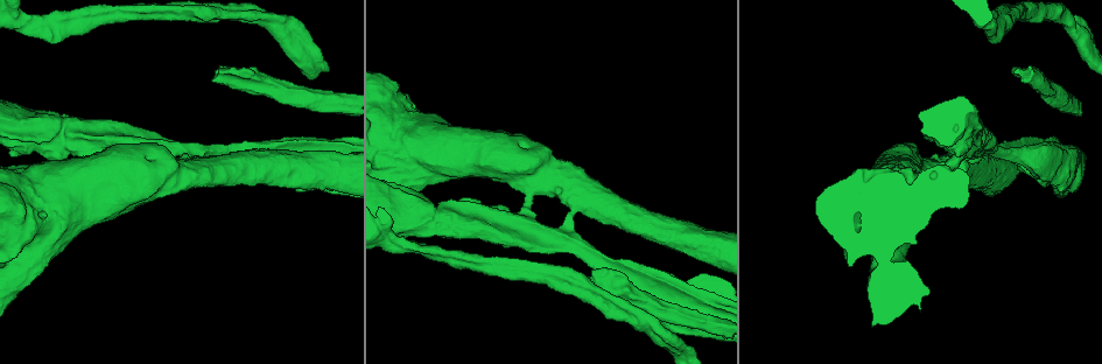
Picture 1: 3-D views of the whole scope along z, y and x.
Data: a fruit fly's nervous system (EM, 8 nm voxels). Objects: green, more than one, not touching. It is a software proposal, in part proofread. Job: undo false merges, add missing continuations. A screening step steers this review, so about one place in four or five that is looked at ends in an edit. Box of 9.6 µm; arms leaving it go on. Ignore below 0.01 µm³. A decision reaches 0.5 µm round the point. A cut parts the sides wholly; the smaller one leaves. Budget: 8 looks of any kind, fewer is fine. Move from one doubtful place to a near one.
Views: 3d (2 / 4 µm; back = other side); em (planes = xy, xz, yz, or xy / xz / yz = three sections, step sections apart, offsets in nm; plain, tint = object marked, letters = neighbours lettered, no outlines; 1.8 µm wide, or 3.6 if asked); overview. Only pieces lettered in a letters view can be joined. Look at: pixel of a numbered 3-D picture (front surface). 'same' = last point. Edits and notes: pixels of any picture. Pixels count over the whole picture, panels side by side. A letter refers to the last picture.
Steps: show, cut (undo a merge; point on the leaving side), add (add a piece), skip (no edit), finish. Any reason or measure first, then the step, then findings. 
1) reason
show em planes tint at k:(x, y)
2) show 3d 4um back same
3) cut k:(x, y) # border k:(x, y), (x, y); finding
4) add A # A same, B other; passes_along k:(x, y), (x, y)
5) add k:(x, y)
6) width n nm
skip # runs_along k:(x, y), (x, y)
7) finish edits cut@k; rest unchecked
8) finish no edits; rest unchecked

looks like a crossing
show 3d 2um at 1:(515, 227)

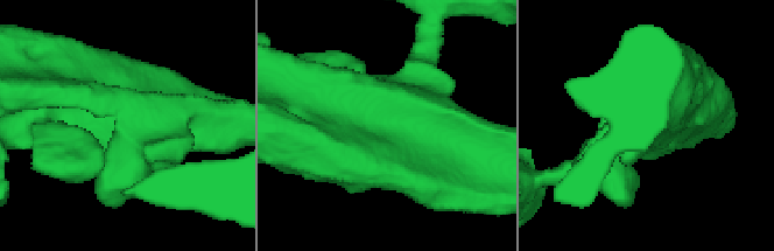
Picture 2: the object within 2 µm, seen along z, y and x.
now the EM
show em planes letters at 2:(384, 129)

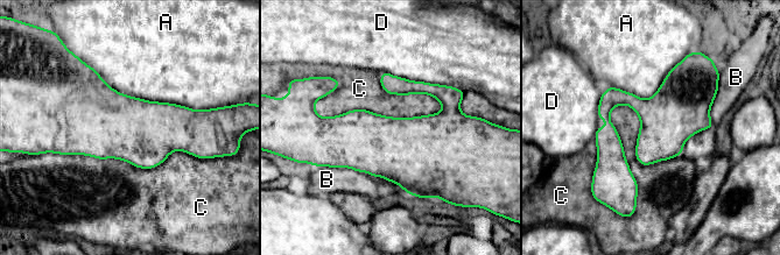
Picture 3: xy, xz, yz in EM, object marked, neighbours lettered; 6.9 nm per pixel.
skip # A other, B other, C other, D other; border 3:(442, 104), (413, 117), (314, 108); continuous, no second neuron

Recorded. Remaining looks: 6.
abrupt turn
show 3d 4um at 1:(948, 123)

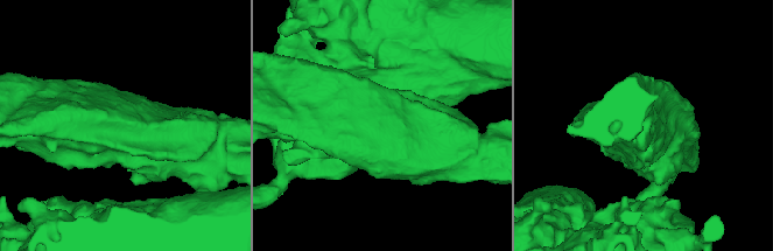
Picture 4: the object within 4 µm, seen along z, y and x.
show em 3.6um xz step 8 tint at 4:(134, 133)

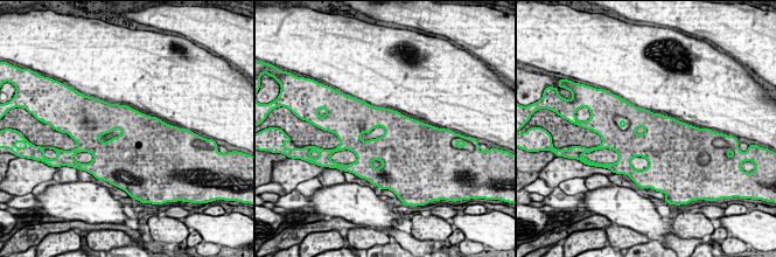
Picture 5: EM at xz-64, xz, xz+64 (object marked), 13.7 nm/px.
show em 3.6um planes letters same

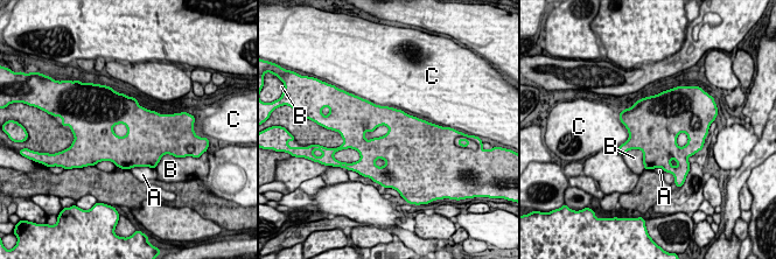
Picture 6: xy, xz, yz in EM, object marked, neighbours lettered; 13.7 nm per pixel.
longest_contact C 440 nm
skip # A other, B other, C other; border 6:(622, 154), (640, 149), (644, 168); all the same neuron

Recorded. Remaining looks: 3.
thick end
show em planes letters at 1:(672, 273)

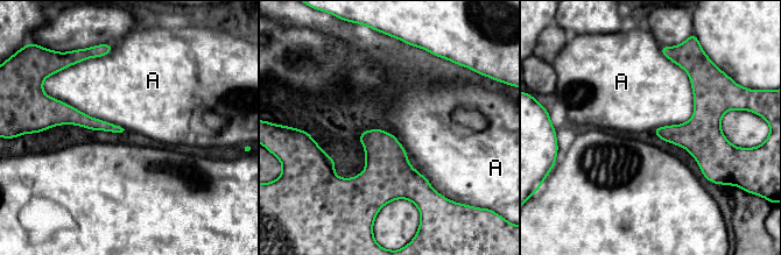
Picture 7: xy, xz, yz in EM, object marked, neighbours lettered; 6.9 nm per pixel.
skip # A other; border 7:(660, 50), (694, 113), (653, 130); no lettered piece goes on from it

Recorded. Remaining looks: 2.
finish no edits; rest unchecked

